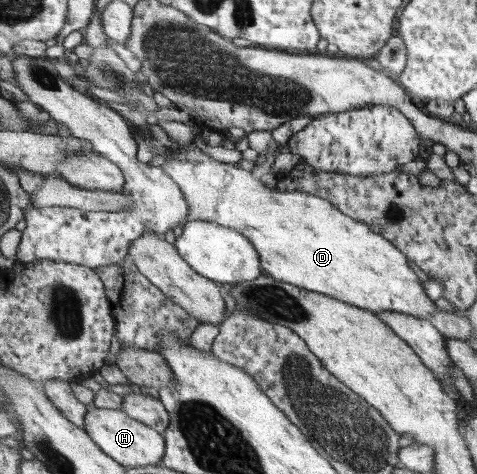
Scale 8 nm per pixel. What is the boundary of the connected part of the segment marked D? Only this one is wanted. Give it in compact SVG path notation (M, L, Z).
M186 145L185 147L178 146L170 149L173 151L173 155L171 159L167 163L163 163L161 167L163 167L185 191L185 196L190 208L189 220L218 222L223 226L241 232L241 234L245 235L245 238L249 238L251 244L257 248L257 252L259 252L259 256L261 256L261 268L265 275L275 278L275 280L279 280L280 282L289 283L303 289L313 290L313 292L328 295L331 298L340 299L342 302L347 302L352 306L360 307L361 309L370 311L376 315L379 315L379 313L401 313L403 315L427 319L439 311L437 304L427 296L427 292L423 292L423 282L421 282L419 276L413 272L413 268L411 268L411 264L409 264L410 260L405 256L405 253L401 252L397 246L394 246L387 238L384 238L383 235L371 230L371 227L368 224L351 218L349 215L341 212L341 210L339 210L332 202L307 192L281 191L277 189L277 186L274 188L267 188L267 186L254 175L253 171L243 170L237 167L237 163L218 162L211 158L211 156L207 156L205 152L202 152L194 145Z

